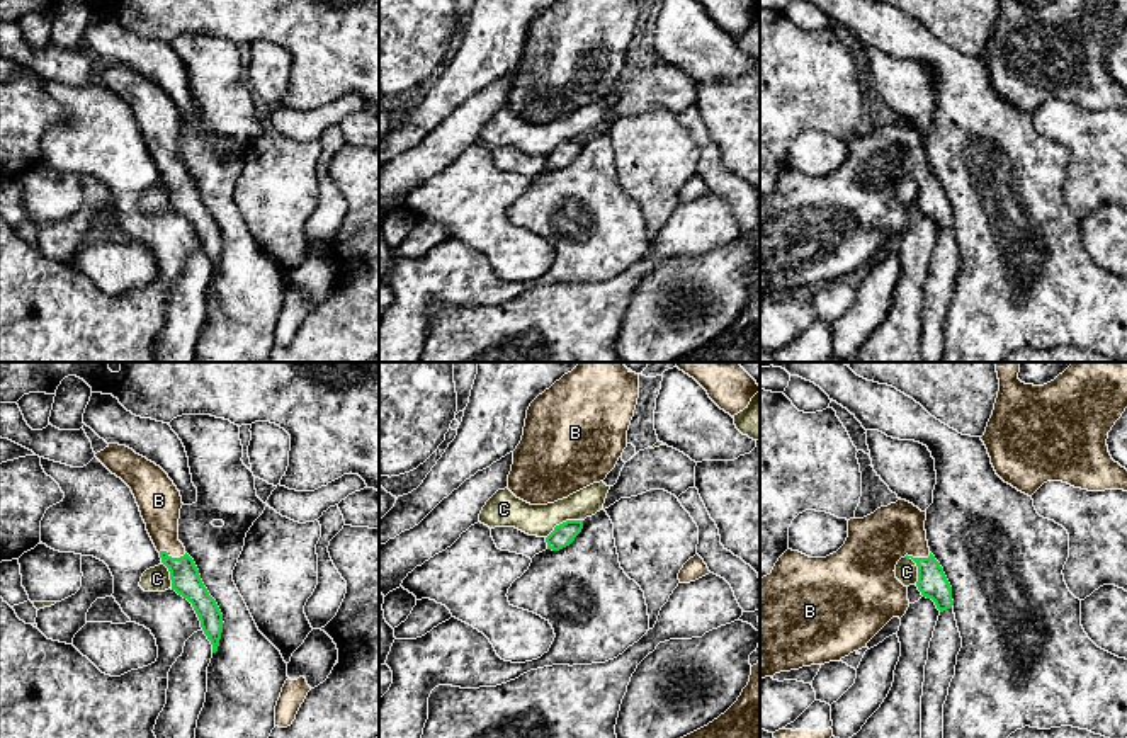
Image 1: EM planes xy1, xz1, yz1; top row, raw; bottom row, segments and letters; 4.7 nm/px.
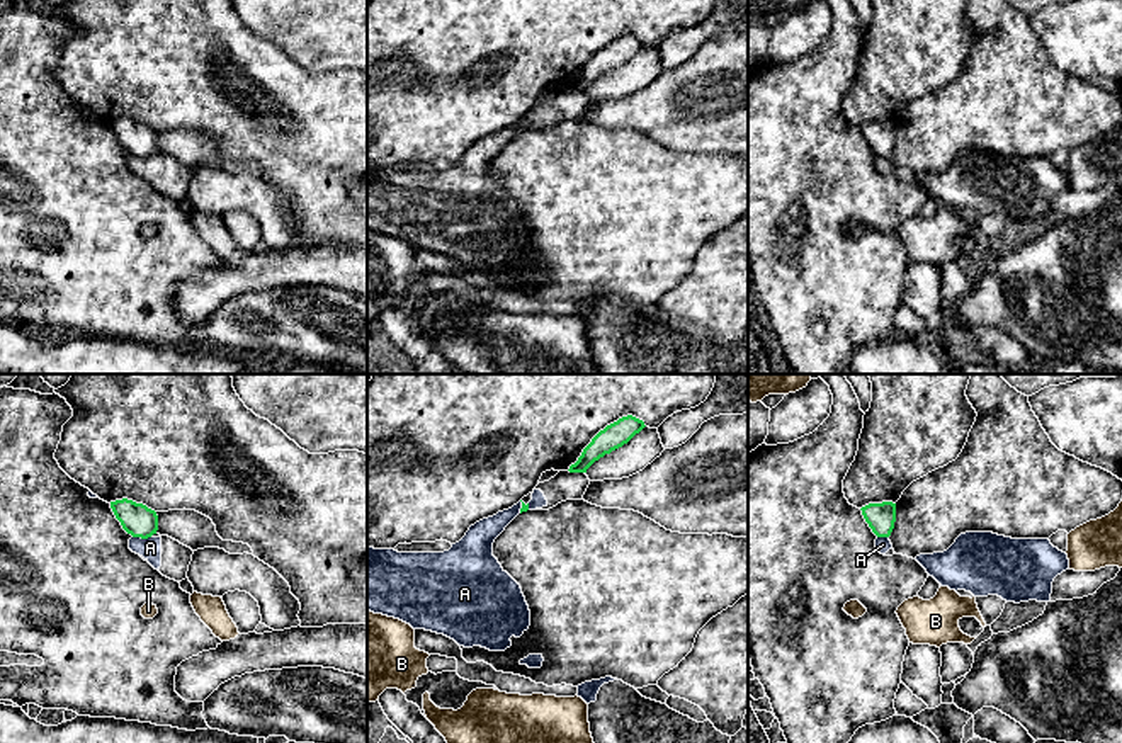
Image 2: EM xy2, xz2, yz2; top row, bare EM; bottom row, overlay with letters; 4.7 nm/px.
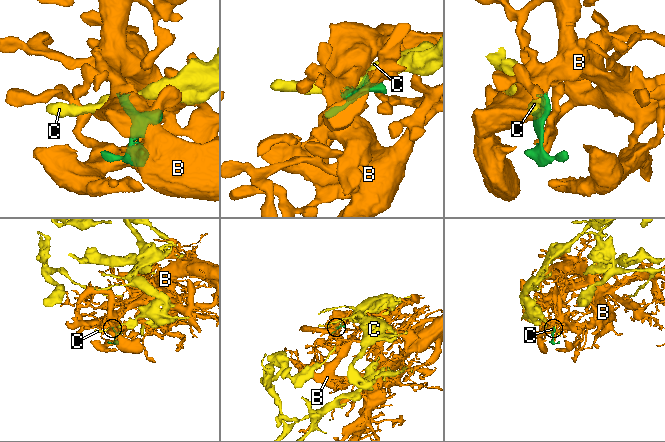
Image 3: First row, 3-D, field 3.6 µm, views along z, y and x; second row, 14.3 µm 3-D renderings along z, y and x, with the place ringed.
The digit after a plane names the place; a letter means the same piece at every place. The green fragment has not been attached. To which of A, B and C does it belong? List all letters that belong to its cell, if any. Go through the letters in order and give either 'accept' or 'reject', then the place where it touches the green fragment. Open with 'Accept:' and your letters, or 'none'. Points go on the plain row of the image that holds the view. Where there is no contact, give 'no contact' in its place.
Accept: B
A: reject; meets green in xy2 at (141, 157)
B: accept; meets green in xy1 at (170, 175)
C: reject; meets green in xz1 at (563, 141)

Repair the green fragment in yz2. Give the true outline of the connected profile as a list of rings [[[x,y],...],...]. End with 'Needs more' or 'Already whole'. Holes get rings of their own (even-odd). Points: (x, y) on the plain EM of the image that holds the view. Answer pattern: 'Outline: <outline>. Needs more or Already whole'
Outline: [[[869,122],[860,128],[865,141],[877,156],[889,156],[896,141],[896,122]]]. Already whole

